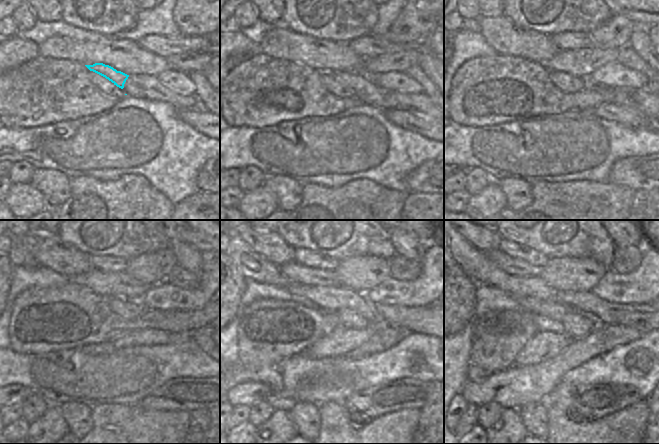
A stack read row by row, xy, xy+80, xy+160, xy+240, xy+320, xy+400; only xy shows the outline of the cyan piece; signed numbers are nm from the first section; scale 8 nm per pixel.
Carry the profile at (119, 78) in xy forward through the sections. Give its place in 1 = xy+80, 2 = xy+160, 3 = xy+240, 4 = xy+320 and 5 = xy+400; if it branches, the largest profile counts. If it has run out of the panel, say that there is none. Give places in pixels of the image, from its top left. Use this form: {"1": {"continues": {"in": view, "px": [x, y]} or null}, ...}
{"1": {"continues": {"in": "xy+80", "px": [363, 88]}}, "2": {"continues": {"in": "xy+160", "px": [622, 97]}}, "3": {"continues": {"in": "xy+240", "px": [199, 336]}}, "4": {"continues": null}, "5": {"continues": null}}

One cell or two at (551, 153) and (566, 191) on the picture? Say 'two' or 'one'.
two

